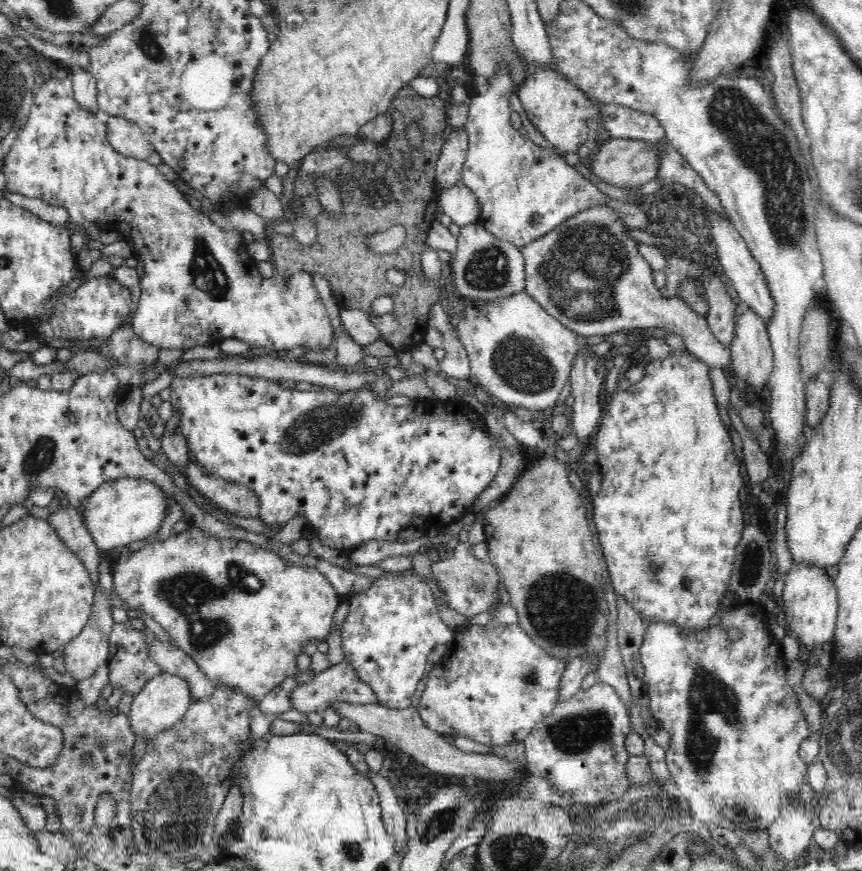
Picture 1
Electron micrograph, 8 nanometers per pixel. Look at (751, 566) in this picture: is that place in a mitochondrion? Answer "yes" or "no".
yes

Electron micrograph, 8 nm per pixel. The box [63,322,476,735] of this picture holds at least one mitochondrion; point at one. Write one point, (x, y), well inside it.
(186, 591)

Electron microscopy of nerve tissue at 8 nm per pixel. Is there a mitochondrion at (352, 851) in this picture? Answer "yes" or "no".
yes

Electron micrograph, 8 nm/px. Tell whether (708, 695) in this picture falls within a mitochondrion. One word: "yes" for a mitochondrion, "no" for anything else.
yes

